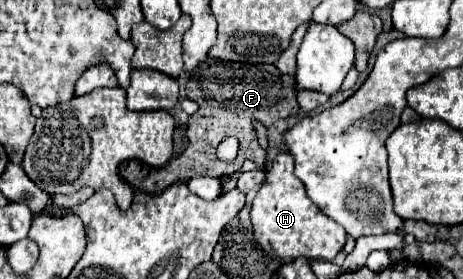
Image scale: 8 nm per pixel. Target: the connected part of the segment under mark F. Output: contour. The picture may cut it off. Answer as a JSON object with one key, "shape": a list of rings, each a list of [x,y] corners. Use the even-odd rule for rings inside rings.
{"shape":[[[206,58],[206,62],[198,66],[196,74],[192,74],[188,88],[186,88],[186,96],[200,104],[200,110],[192,114],[188,122],[186,150],[178,158],[170,160],[164,168],[148,170],[144,178],[142,178],[142,162],[136,162],[136,160],[124,162],[120,174],[138,190],[142,190],[144,186],[146,192],[156,194],[178,180],[188,182],[190,178],[196,178],[196,176],[218,178],[222,174],[232,174],[240,170],[240,166],[246,160],[254,160],[258,168],[264,168],[266,152],[256,142],[256,132],[252,128],[252,122],[260,120],[264,122],[264,126],[270,126],[278,118],[300,114],[294,76],[282,74],[274,64],[246,64],[246,62],[224,62],[216,58]],[[226,136],[234,136],[240,142],[240,150],[232,166],[224,166],[216,158],[216,146]]]}

